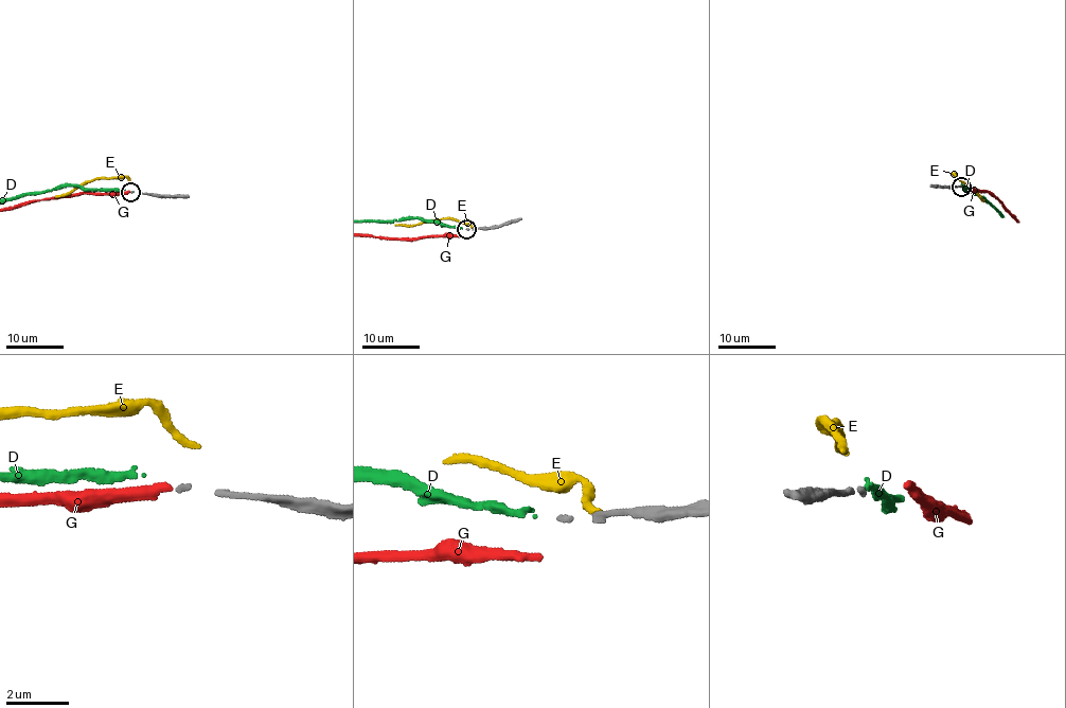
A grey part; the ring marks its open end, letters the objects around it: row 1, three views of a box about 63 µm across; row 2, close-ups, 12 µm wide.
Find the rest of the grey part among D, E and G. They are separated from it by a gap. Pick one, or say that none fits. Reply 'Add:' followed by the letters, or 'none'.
Add: D

